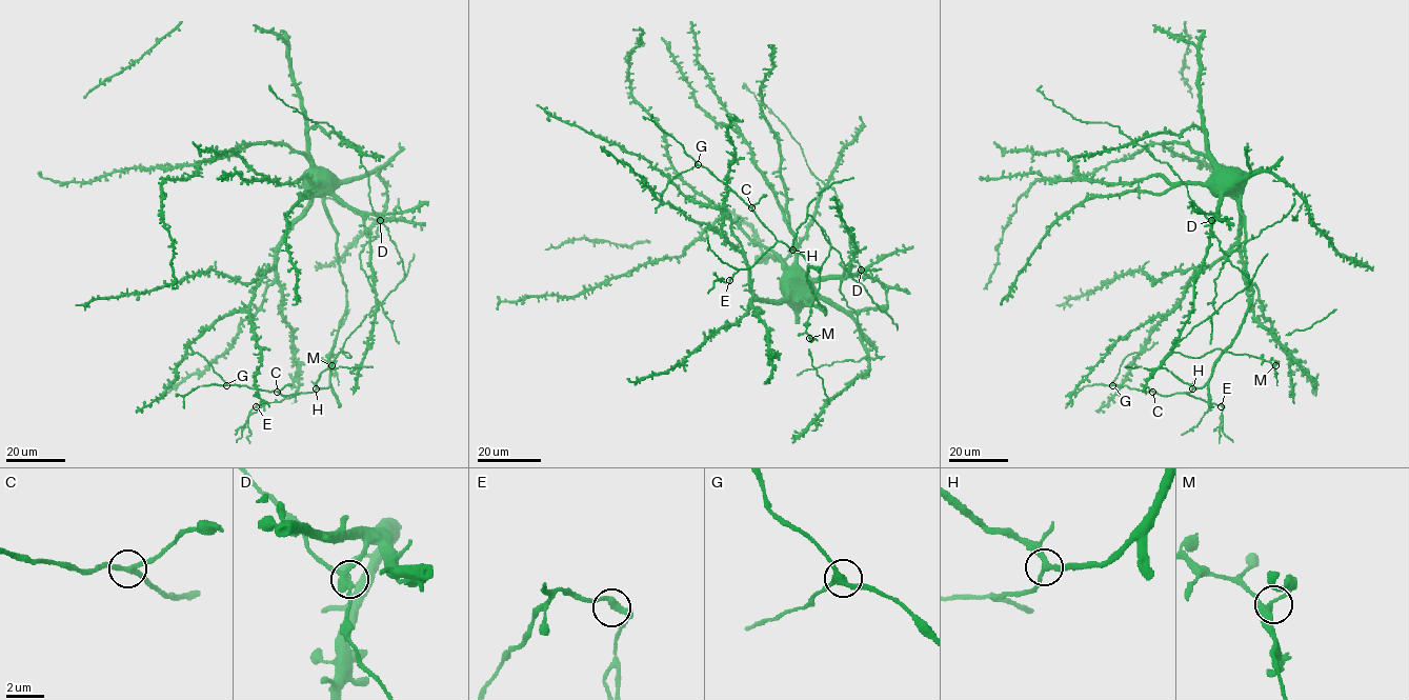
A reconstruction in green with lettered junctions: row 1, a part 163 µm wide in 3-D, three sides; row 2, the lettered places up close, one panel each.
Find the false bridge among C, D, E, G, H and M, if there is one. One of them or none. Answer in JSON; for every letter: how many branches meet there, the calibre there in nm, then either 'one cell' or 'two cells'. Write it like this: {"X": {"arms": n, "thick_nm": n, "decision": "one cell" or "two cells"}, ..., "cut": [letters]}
{"C": {"arms": 3, "thick_nm": 240, "decision": "one cell"}, "D": {"arms": 3, "thick_nm": 320, "decision": "one cell"}, "E": {"arms": 3, "thick_nm": 260, "decision": "one cell"}, "G": {"arms": 3, "thick_nm": 340, "decision": "one cell"}, "H": {"arms": 3, "thick_nm": 260, "decision": "one cell"}, "M": {"arms": 3, "thick_nm": 360, "decision": "one cell"}, "cut": []}

